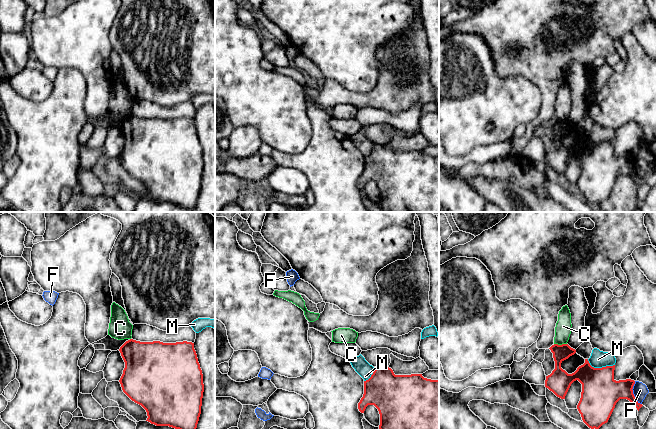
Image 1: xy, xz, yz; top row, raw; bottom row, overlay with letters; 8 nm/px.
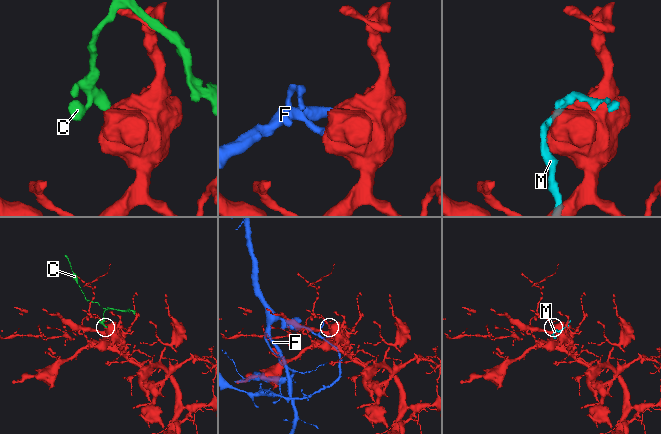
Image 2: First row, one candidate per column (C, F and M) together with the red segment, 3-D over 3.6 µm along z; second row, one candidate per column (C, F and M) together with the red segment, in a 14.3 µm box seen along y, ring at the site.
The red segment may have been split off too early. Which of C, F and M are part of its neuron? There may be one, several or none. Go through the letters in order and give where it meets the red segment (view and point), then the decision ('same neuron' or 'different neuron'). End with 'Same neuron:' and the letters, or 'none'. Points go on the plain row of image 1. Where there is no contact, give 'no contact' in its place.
C: yz (560, 121) | different neuron
F: yz (632, 169) | different neuron
M: yz (600, 144) | different neuron
Same neuron: none

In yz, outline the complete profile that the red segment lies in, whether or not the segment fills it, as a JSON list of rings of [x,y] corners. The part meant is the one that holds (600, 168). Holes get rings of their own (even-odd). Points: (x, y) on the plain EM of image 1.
[[[554,120],[550,124],[555,137],[555,145],[546,152],[545,163],[557,173],[565,175],[571,160],[578,156],[582,160],[581,174],[577,185],[583,198],[591,205],[599,205],[607,199],[616,179],[620,175],[629,176],[639,187],[643,182],[634,170],[634,156],[614,155],[615,141],[594,144],[588,135],[577,146],[568,150],[561,144],[561,139],[576,129],[568,120]]]

